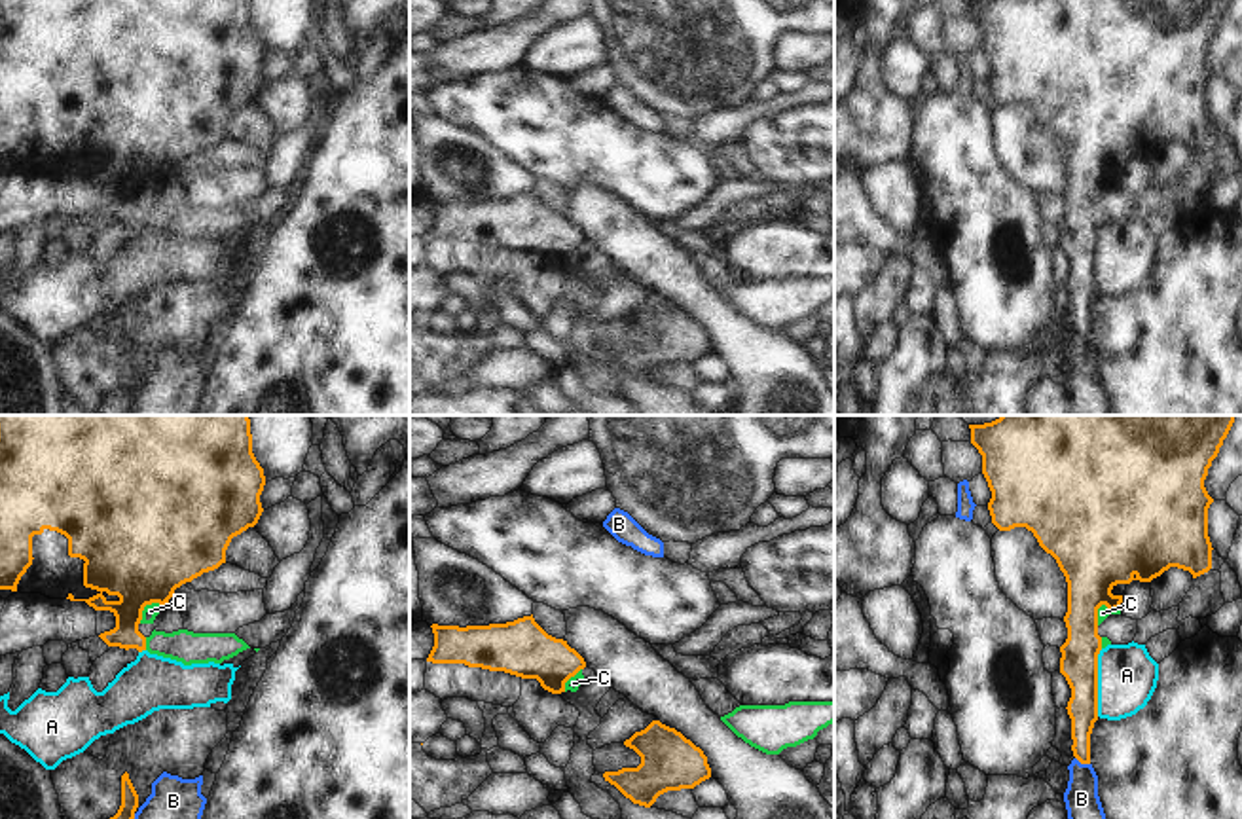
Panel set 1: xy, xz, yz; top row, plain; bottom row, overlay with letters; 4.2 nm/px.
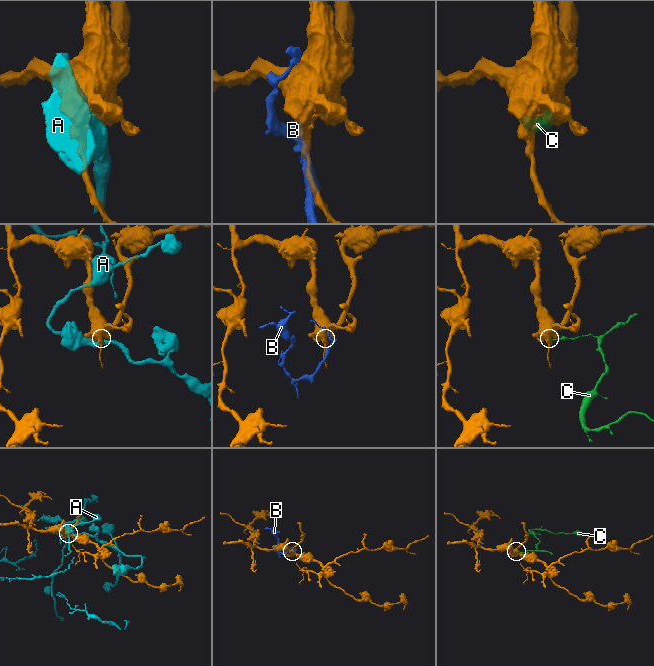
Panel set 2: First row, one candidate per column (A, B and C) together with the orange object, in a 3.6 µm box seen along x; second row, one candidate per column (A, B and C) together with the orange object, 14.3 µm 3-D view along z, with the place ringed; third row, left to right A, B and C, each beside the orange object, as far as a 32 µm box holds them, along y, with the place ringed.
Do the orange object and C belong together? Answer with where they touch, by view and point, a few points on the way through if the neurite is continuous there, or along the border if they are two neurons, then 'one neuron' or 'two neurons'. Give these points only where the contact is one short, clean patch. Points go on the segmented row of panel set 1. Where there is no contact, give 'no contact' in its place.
contact xy (143, 609); border xy (158, 601), (145, 607), (139, 622); two neurons

